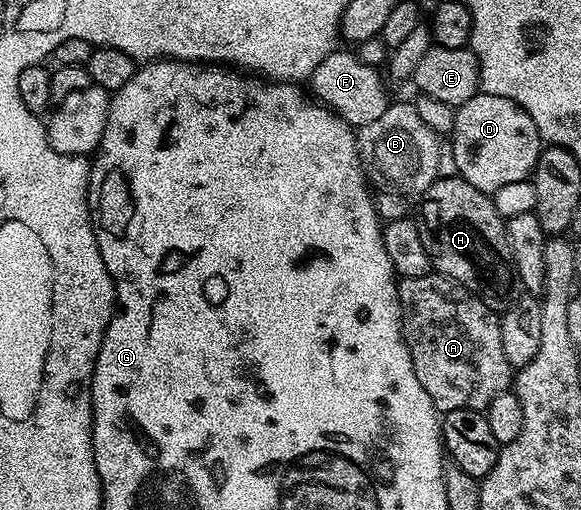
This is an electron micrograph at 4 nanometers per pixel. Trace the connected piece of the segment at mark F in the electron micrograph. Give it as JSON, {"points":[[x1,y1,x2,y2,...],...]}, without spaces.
{"points":[[335,50,315,66,311,77,313,84,312,95,326,108,337,113,346,124,360,130,367,126,367,122,375,122,383,110,387,110,391,103,391,97,385,93,381,85,382,73,371,66,363,66,359,58,352,51,341,52]]}

